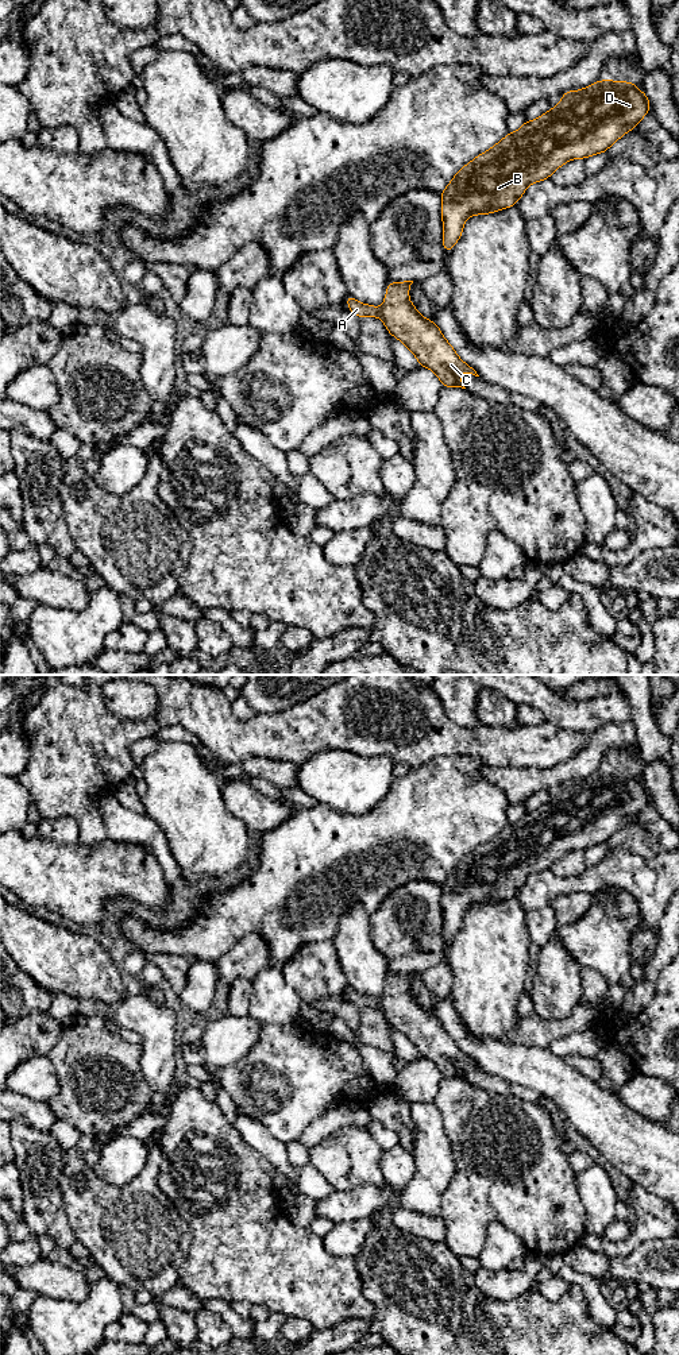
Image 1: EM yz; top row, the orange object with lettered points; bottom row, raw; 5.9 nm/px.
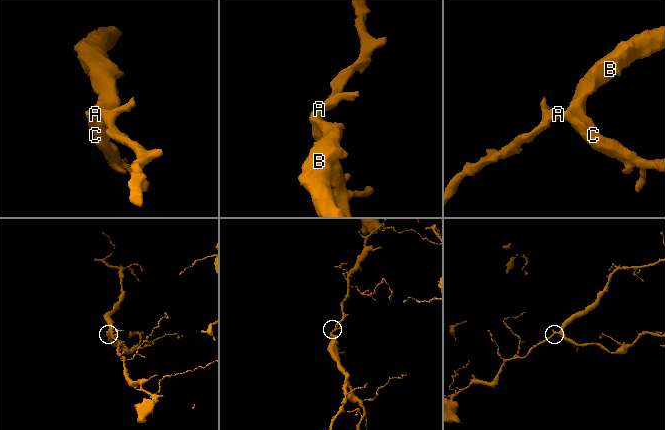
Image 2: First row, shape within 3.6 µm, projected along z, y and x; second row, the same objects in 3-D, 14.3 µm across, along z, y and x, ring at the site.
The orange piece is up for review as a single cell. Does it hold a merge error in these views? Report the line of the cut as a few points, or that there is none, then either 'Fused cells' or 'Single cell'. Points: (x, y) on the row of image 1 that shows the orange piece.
No split. Single cell

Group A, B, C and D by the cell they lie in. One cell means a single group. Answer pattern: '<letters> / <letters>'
A B C D

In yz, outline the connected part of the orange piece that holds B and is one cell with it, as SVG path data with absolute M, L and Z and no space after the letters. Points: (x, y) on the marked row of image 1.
M597 81L582 90L568 90L562 94L562 101L540 117L525 121L518 131L508 132L490 150L479 154L475 159L462 167L440 193L441 196L441 219L443 219L443 248L450 254L456 242L460 239L466 220L472 215L489 215L501 209L516 205L526 190L529 184L540 182L566 162L576 158L586 159L590 155L601 154L636 128L640 120L651 111L649 100L645 92L640 92L633 82Z

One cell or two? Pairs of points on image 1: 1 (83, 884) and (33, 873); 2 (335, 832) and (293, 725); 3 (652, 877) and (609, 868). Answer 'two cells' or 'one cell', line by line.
1: one cell
2: two cells
3: one cell

